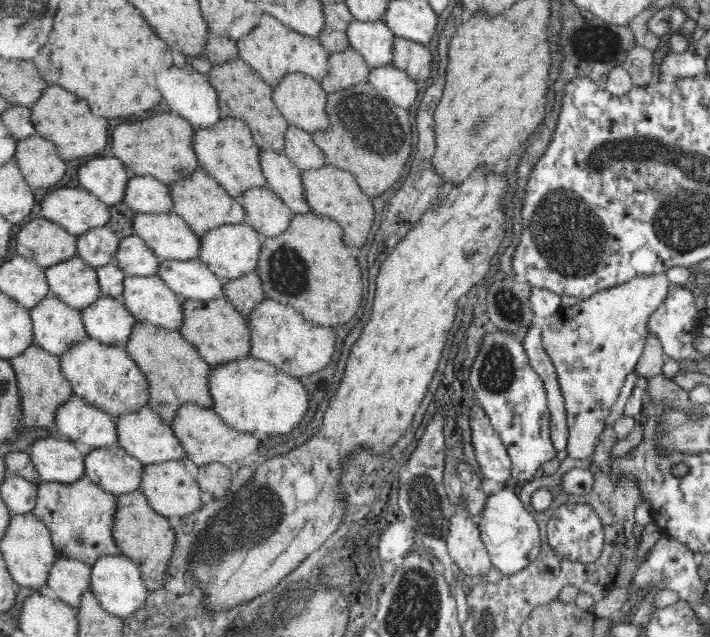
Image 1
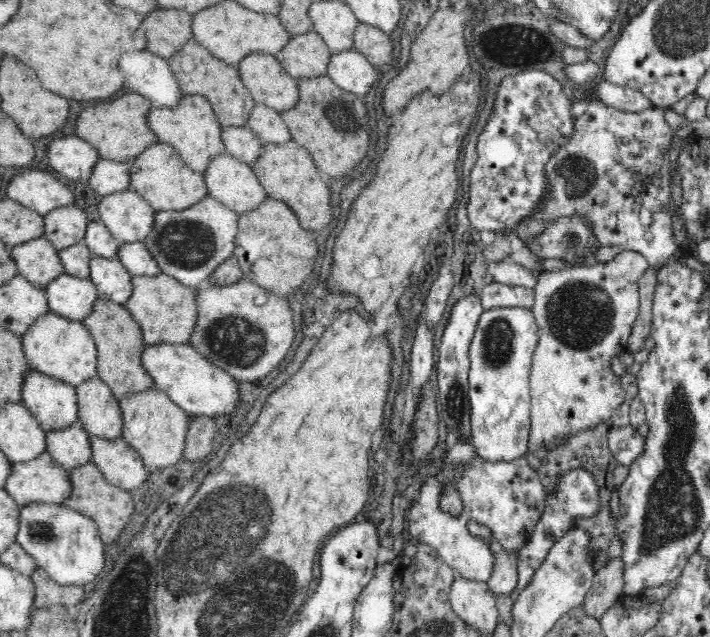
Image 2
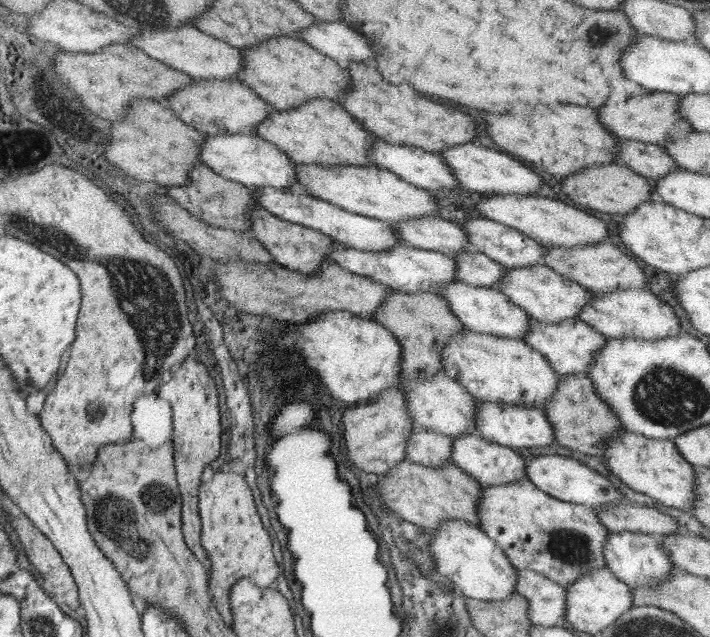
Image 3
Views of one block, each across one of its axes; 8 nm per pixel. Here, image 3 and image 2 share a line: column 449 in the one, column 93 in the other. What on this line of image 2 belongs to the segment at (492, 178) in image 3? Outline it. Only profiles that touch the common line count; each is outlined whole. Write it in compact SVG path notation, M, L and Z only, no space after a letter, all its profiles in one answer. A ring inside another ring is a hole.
M80 136L51 137L45 164L69 180L87 183L92 167L100 160L97 150Z

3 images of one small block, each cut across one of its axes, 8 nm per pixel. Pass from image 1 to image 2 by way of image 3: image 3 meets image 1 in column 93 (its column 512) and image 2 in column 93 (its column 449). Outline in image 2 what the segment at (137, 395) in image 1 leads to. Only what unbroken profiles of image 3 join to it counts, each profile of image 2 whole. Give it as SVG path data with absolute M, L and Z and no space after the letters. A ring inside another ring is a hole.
M49 310L21 336L21 347L30 368L74 387L97 376L97 348L82 322L63 318Z

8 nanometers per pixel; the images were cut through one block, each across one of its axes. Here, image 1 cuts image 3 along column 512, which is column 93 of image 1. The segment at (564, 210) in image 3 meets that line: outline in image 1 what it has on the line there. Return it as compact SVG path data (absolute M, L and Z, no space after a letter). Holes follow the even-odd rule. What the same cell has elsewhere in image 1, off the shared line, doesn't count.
M61 187L44 195L40 216L65 228L75 237L110 222L109 205L80 187Z

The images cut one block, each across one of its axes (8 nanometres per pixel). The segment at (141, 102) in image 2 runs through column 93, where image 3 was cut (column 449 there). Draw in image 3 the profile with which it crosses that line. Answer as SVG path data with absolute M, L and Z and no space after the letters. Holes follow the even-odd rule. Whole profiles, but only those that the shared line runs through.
M356 63L347 67L352 76L352 90L347 94L347 98L339 100L338 103L380 139L389 143L414 145L440 154L442 149L470 143L474 138L476 122L468 114L444 106L444 102L440 102L438 98L430 98L414 86L384 84L380 74L366 64L368 63Z

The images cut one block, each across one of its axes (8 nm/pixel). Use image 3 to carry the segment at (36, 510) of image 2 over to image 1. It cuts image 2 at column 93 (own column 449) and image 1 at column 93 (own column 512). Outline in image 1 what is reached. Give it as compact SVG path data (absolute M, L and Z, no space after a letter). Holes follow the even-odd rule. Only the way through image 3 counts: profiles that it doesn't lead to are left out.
M102 554L90 568L89 590L94 593L96 600L100 601L102 608L124 619L128 614L140 610L148 598L149 589L146 588L140 567L124 554Z

